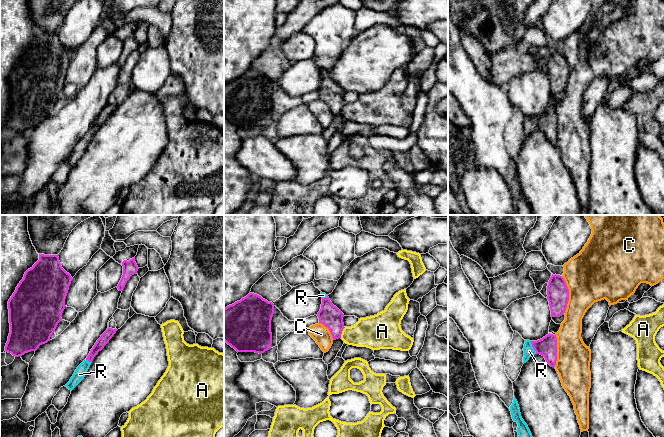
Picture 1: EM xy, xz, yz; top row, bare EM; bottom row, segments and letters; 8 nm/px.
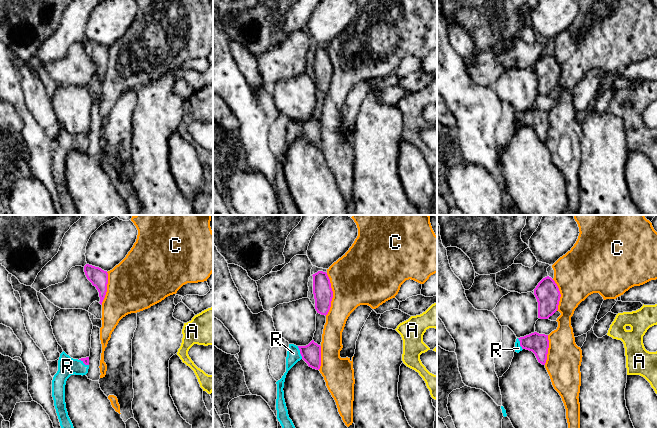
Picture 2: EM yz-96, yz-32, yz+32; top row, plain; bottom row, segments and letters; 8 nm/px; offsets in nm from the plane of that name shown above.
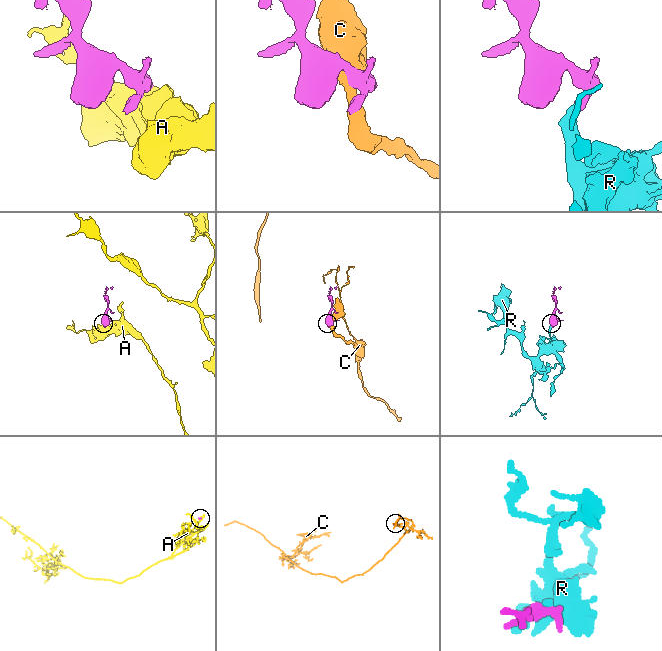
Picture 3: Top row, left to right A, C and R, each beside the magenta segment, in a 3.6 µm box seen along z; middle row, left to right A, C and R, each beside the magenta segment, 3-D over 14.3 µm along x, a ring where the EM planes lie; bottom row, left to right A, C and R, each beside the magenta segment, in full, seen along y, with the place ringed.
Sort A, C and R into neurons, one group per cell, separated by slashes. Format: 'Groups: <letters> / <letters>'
Groups: A / C / R

